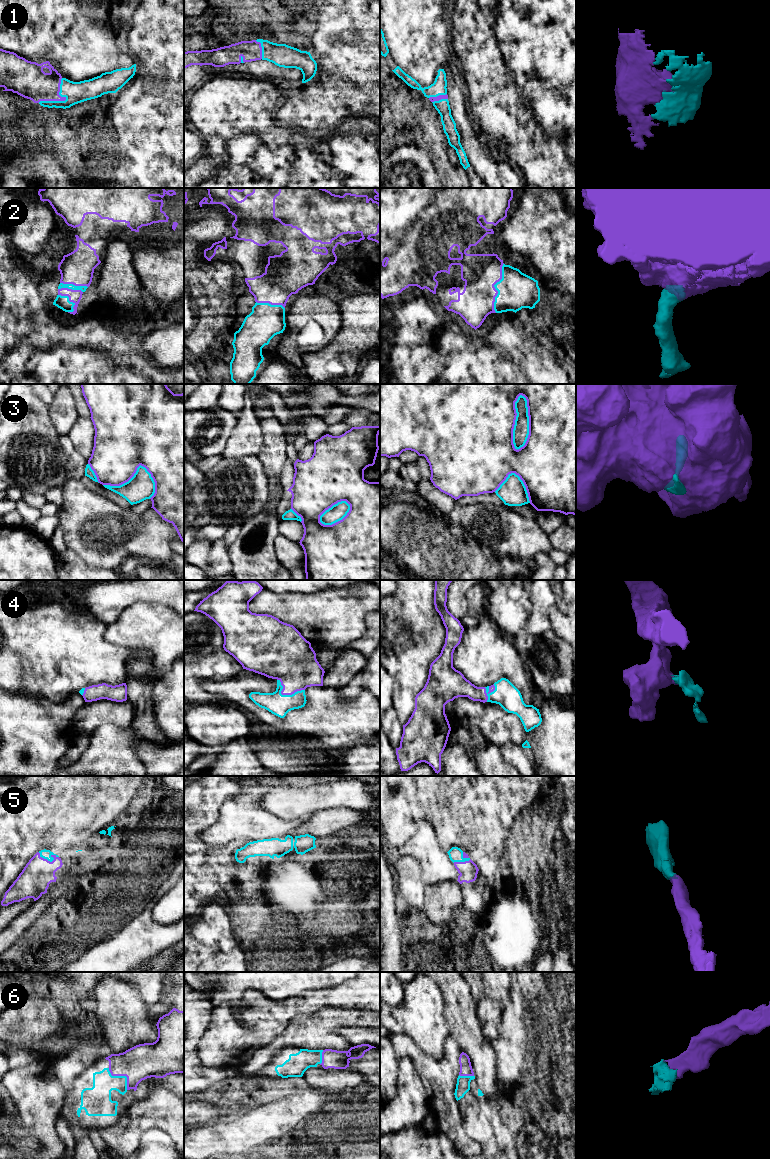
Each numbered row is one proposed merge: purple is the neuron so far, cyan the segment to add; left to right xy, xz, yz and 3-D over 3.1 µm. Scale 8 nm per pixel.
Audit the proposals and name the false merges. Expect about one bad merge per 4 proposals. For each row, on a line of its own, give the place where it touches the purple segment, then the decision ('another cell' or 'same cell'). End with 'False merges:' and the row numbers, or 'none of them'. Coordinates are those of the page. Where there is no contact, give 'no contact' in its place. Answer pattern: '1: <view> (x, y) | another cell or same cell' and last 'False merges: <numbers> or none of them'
1: xy (63, 100) | same cell
2: yz (494, 288) | same cell
3: yz (514, 422) | another cell
4: xz (286, 694) | same cell
5: xy (49, 861) | same cell
6: xy (122, 1075) | same cell
False merges: 3

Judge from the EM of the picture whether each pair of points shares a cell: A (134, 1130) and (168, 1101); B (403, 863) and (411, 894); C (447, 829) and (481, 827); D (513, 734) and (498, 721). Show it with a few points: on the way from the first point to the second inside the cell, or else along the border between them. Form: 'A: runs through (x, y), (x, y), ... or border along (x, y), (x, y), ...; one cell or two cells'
A: runs through (142, 1122), (151, 1113), (160, 1109); one cell
B: runs through (409, 871), (411, 886); one cell
C: runs through (455, 827), (473, 827); one cell
D: runs through (509, 730), (502, 725); one cell

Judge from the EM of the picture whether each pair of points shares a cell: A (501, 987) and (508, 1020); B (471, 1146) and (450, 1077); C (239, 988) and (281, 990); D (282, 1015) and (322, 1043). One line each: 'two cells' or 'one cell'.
A: two cells
B: one cell
C: one cell
D: two cells

